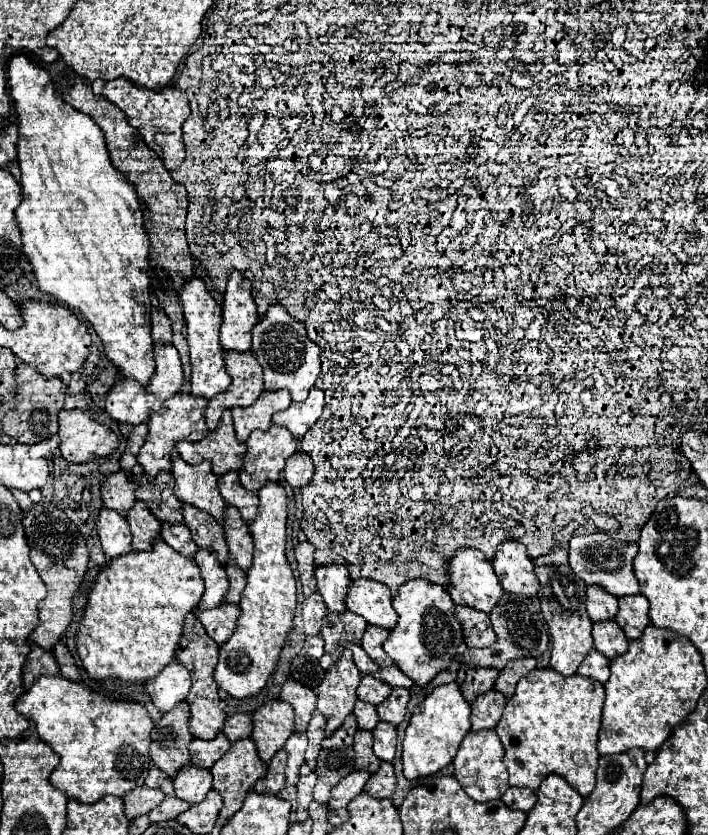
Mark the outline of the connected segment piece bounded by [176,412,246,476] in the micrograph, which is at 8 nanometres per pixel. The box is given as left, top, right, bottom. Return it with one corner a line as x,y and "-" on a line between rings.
222,412
218,428
210,432
204,440
198,442
180,440
176,444
176,450
188,464
202,464
204,460
210,462
216,476
224,476
230,470
238,472
244,468
246,446
240,444
234,436
230,412

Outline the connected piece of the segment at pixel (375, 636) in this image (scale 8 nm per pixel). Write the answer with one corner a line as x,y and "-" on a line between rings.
368,626
360,646
366,650
366,654
374,660
374,664
378,666
392,666
392,660
386,656
386,652
382,650
382,644
388,638
388,630
386,628
378,628
378,626

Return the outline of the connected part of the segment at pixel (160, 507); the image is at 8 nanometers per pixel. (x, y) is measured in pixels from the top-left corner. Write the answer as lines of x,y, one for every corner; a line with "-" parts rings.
160,472
154,482
142,478
142,484
136,492
136,498
142,500
152,514
166,524
182,524
182,500
174,494
174,476
172,472

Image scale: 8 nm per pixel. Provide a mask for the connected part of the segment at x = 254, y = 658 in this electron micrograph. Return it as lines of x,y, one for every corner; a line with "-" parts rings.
266,482
258,492
258,516
250,526
254,540
254,564
248,572
248,584
240,600
240,618
236,632
220,648
220,660
214,672
218,686
234,698
258,694
272,676
296,614
296,580
286,560
286,492
276,482

